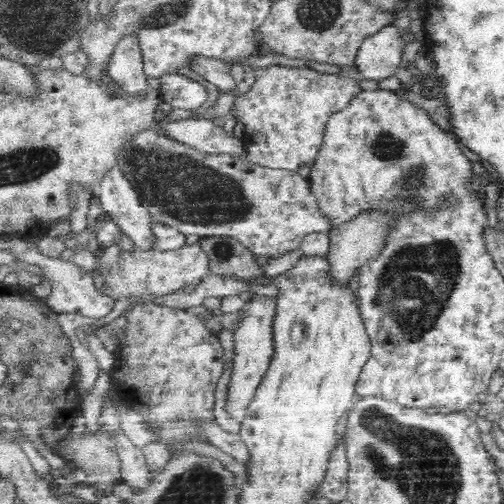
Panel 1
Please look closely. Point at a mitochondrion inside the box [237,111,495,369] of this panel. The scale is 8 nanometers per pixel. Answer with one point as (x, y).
(414, 283)

